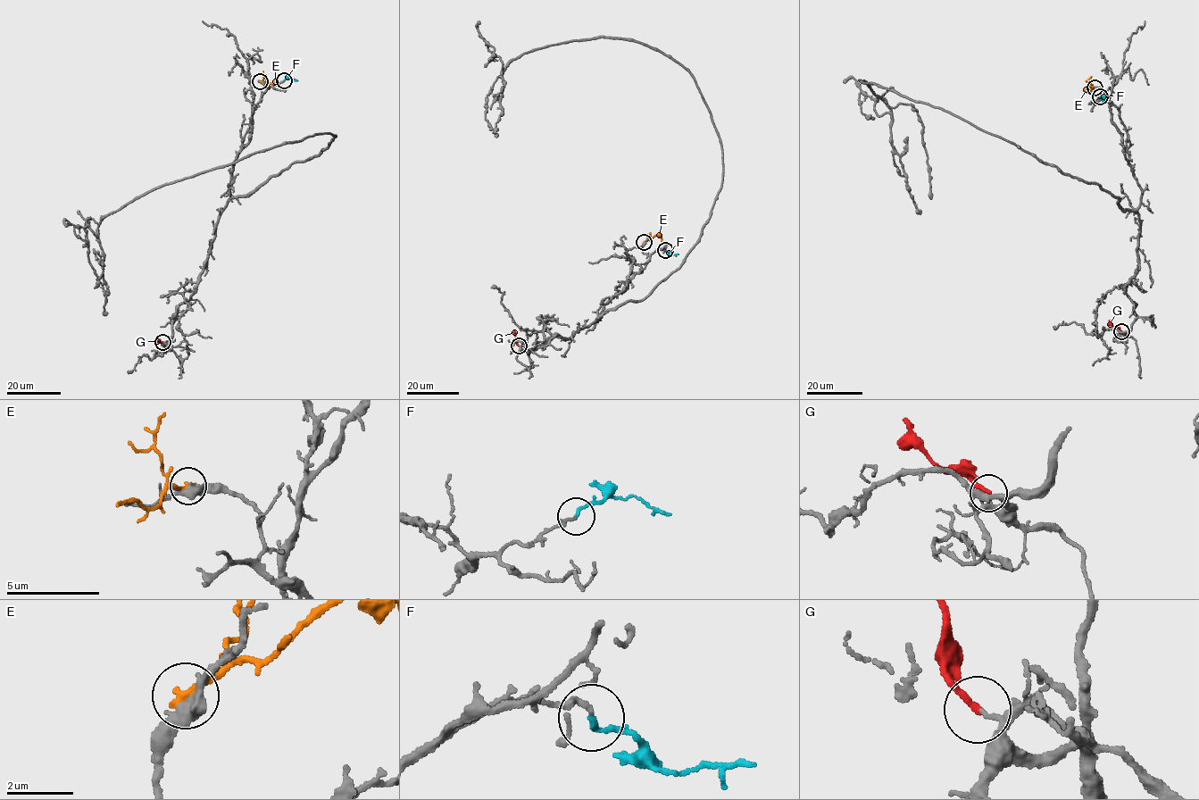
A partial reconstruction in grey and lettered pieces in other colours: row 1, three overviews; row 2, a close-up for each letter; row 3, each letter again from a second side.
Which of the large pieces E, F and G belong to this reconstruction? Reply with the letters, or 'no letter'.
F

